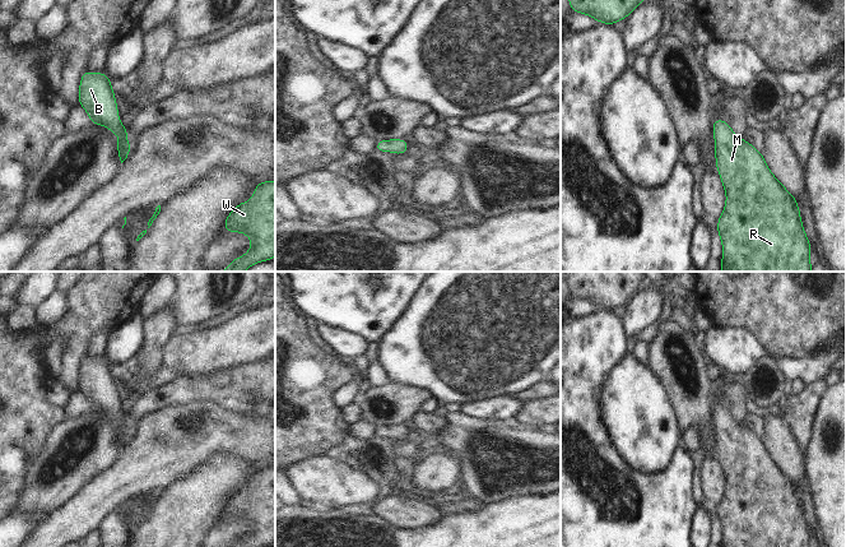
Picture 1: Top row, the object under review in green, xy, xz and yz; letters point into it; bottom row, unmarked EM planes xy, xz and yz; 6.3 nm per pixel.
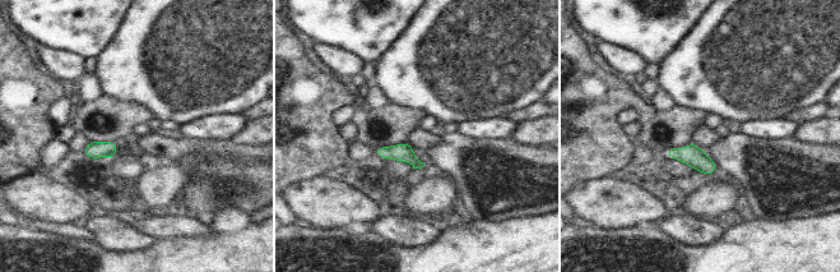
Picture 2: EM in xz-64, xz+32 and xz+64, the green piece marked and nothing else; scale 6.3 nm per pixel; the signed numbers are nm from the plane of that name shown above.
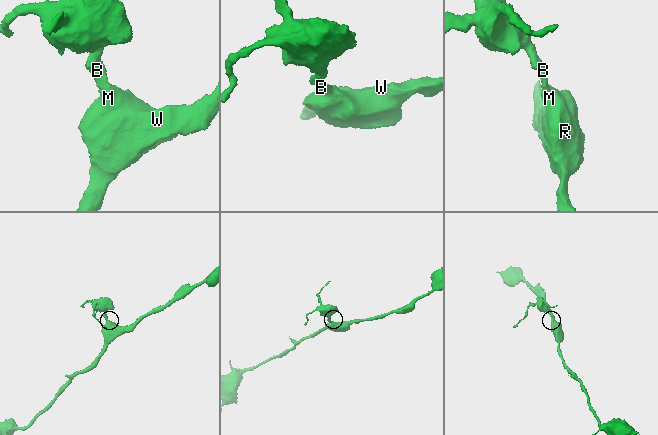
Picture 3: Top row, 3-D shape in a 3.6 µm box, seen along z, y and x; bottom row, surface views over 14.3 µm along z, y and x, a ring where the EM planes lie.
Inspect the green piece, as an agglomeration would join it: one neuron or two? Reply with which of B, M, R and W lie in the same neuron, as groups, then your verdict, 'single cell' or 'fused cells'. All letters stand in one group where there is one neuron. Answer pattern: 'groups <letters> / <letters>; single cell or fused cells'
groups B M R W; single cell

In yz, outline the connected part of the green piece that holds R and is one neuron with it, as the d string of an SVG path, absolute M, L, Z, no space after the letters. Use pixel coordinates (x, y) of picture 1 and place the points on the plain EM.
M713 404L716 454L726 478L724 497L717 505L722 528L721 547L810 547L808 525L796 485L770 456L763 440L739 425L729 408Z

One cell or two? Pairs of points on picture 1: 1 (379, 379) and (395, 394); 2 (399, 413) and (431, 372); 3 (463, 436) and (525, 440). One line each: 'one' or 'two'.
1: two
2: two
3: one

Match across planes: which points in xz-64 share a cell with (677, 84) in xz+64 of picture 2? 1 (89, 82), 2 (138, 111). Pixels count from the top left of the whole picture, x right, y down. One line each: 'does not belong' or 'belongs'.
1: does not belong
2: does not belong

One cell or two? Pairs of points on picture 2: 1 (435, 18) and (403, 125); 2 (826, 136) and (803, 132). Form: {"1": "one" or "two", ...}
{"1": "two", "2": "one"}

